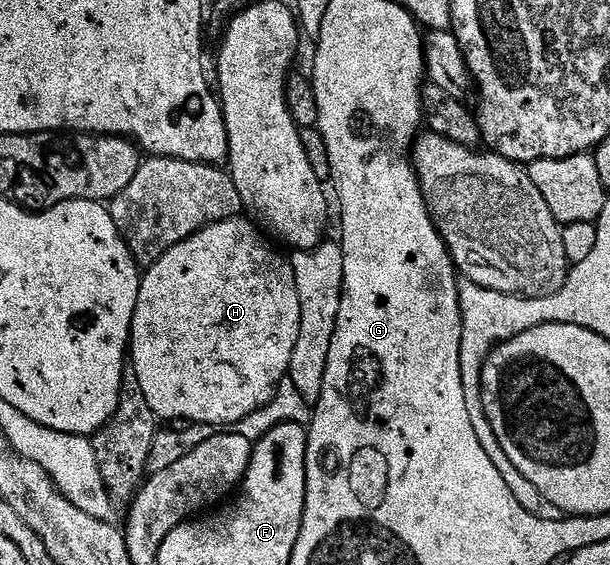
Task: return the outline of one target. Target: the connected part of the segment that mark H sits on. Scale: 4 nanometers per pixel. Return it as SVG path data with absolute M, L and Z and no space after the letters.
M242 215L229 217L226 221L217 221L199 233L193 233L188 239L176 243L176 247L169 249L155 265L149 266L141 274L142 286L138 292L134 322L130 328L128 357L132 362L132 372L140 383L140 391L144 391L144 399L148 399L148 407L152 407L155 418L163 422L166 420L166 423L232 427L274 398L278 382L289 374L292 351L296 351L296 339L300 335L300 295L296 295L296 279L289 260L285 256L281 257L269 243L271 244L253 220Z

